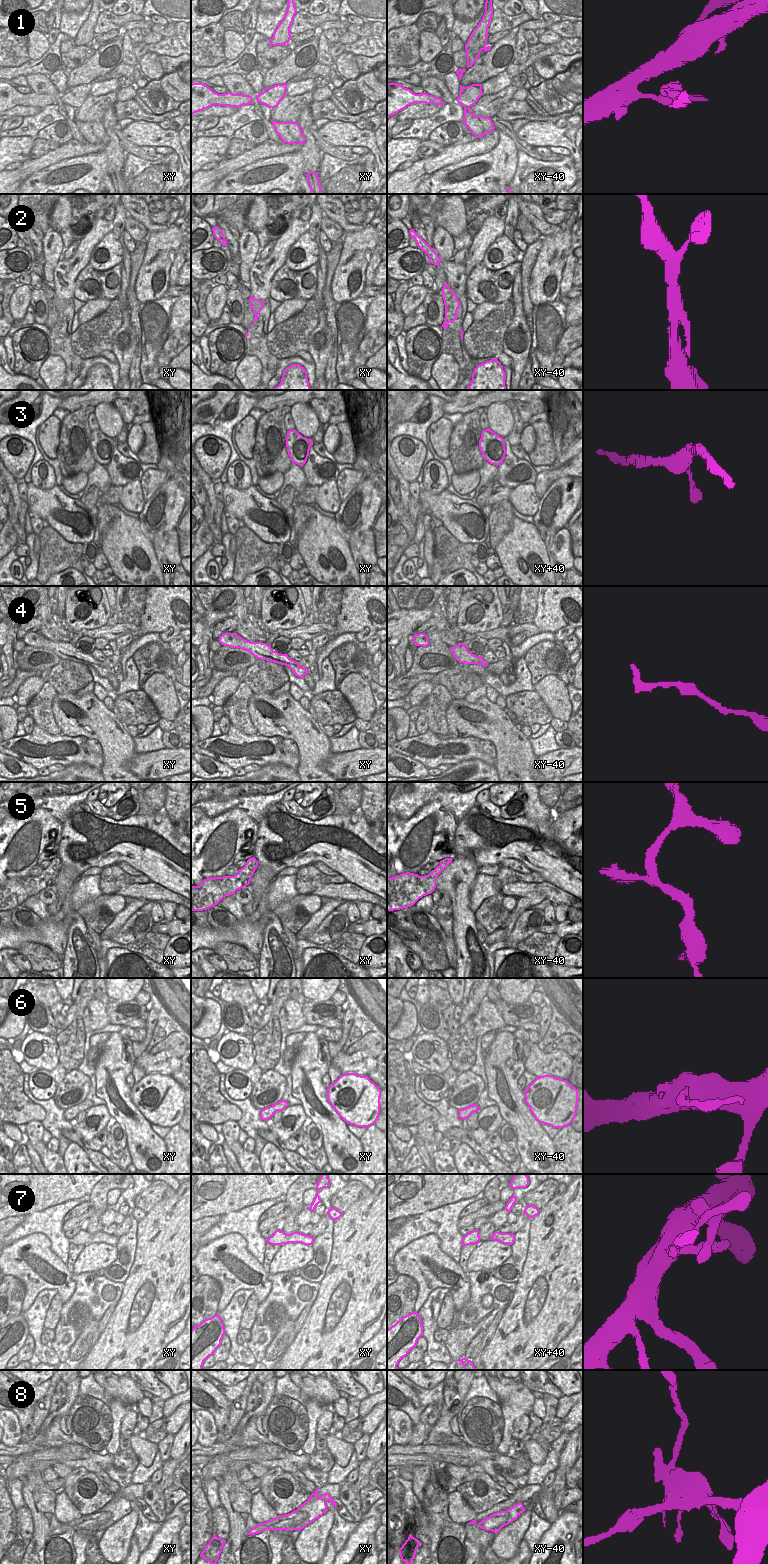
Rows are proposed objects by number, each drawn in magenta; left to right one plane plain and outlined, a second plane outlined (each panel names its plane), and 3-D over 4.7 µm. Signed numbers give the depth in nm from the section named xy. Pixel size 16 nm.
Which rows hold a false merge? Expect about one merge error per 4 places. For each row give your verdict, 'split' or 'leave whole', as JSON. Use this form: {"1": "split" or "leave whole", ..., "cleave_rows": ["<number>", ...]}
{"1": "split", "2": "leave whole", "3": "leave whole", "4": "leave whole", "5": "leave whole", "6": "split", "7": "leave whole", "8": "split", "cleave_rows": ["1", "6", "8"]}

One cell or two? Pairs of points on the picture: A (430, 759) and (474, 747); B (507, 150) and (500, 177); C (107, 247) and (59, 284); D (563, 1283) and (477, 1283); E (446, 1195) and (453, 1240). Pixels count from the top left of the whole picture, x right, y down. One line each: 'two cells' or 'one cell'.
A: one cell
B: one cell
C: two cells
D: two cells
E: two cells

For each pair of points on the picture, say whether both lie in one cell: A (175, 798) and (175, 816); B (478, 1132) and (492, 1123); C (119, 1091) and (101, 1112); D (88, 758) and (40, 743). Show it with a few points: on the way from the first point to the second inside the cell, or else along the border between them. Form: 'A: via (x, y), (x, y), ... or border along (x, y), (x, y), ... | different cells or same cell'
A: via (175, 802), (175, 812) | same cell
B: via (481, 1128), (482, 1126), (488, 1126) | same cell
C: border along (105, 1104), (111, 1116) | different cells
D: via (75, 758), (61, 759), (53, 748) | same cell

